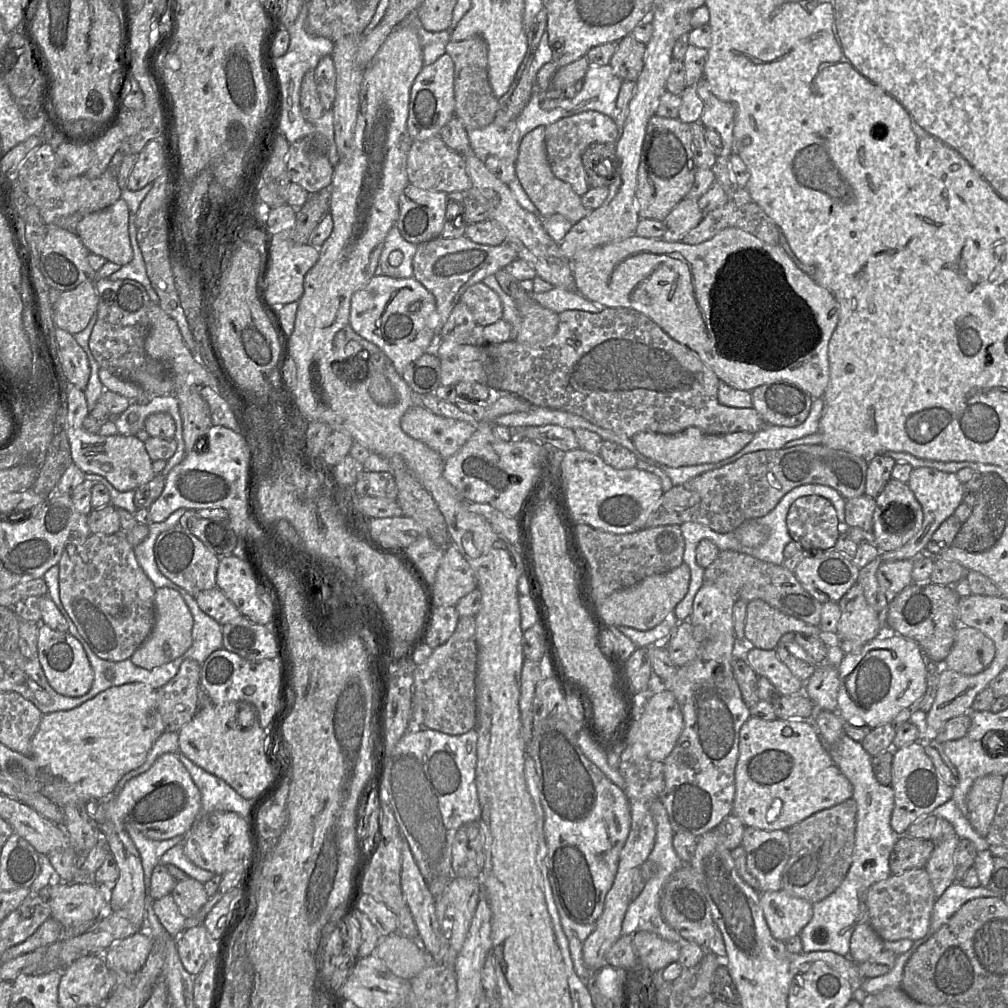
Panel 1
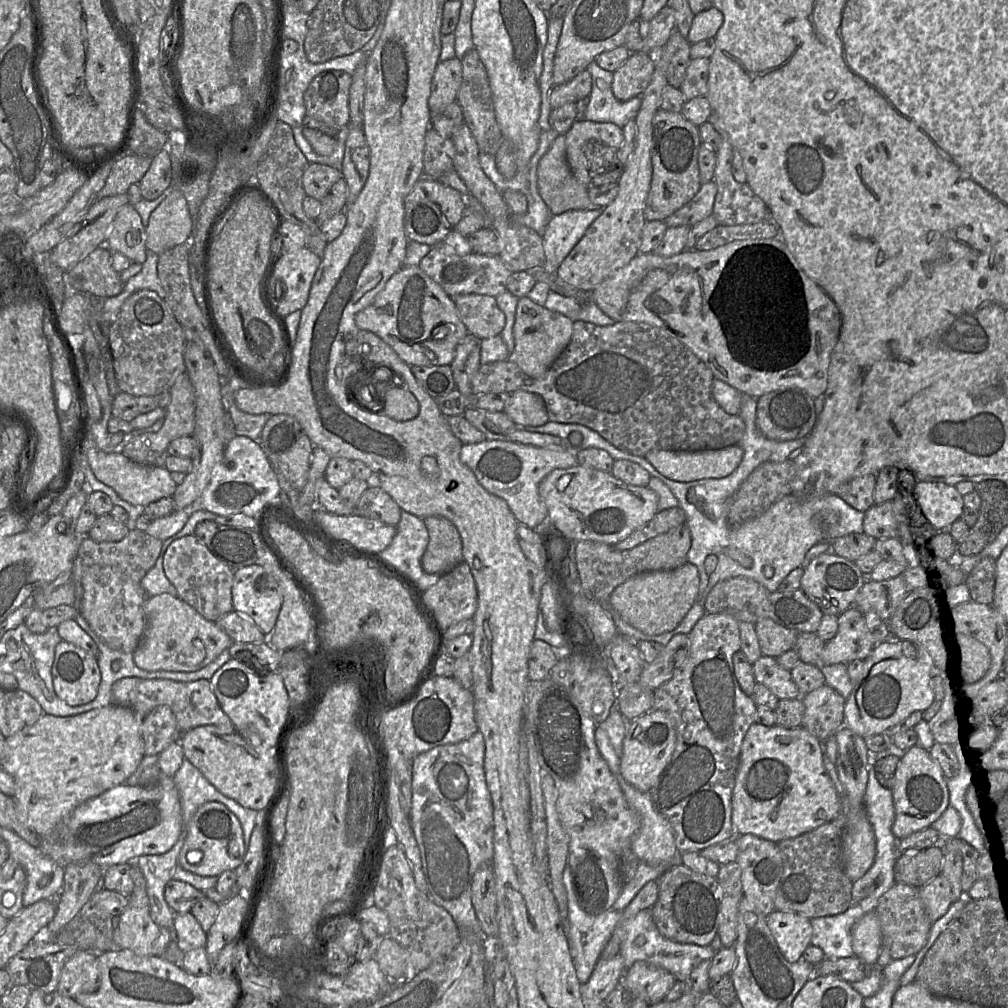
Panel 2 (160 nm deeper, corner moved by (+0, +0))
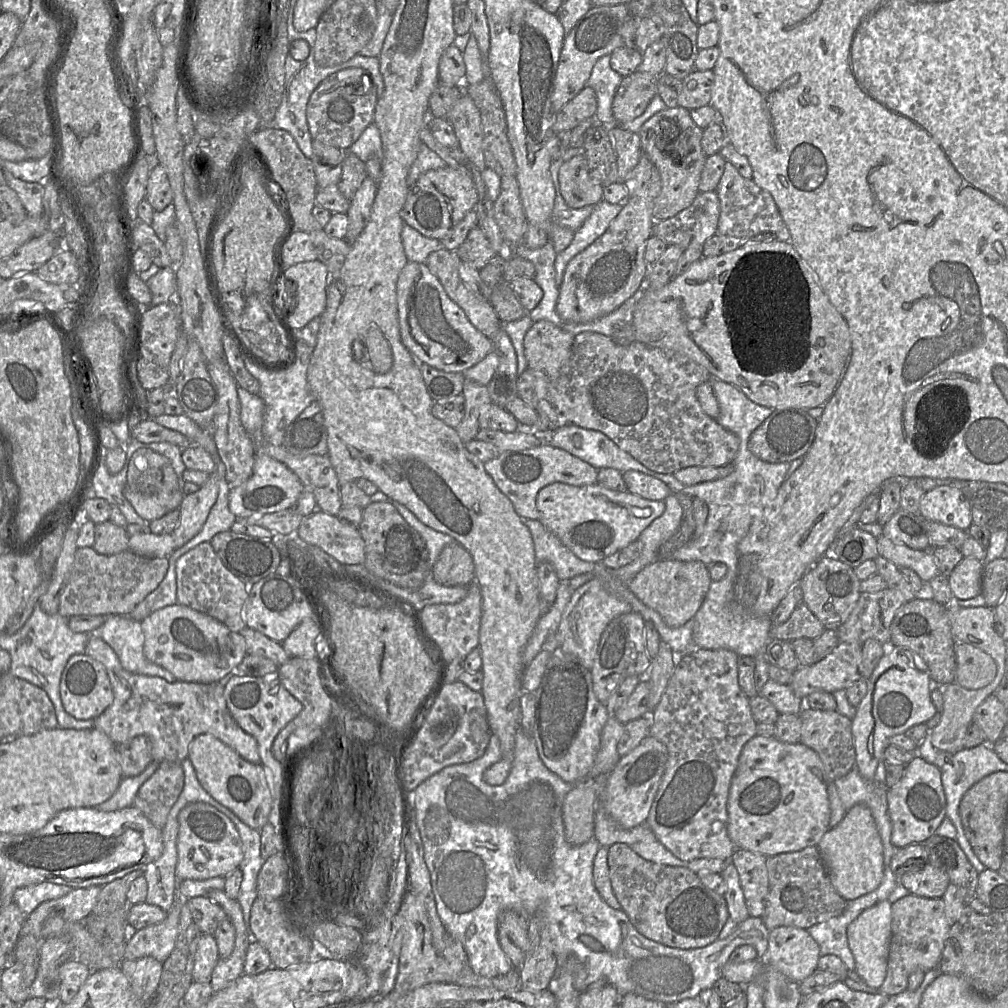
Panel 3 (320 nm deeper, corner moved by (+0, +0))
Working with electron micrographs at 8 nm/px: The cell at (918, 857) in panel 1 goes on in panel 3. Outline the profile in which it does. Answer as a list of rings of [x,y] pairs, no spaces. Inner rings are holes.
[[[931,863],[922,868],[912,869],[900,876],[900,883],[915,896],[923,898],[943,898],[949,885],[945,872]]]

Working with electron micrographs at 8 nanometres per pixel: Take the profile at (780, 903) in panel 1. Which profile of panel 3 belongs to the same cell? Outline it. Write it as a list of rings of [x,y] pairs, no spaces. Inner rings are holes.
[[[780,926],[769,931],[767,966],[801,983],[816,969],[820,947],[806,929]]]

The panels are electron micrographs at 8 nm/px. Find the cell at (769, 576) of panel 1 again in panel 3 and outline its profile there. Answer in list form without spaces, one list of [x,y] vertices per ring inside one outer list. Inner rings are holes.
[[[801,601],[797,604],[787,621],[772,625],[770,636],[781,640],[792,641],[798,638],[817,639],[825,630],[824,625]]]

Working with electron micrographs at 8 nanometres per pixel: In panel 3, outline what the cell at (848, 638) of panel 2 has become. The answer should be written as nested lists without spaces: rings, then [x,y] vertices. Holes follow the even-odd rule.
[[[839,642],[824,658],[809,666],[800,666],[793,672],[790,687],[805,702],[805,698],[813,692],[825,691],[834,693],[847,689],[856,680],[862,678],[862,645],[859,643]]]

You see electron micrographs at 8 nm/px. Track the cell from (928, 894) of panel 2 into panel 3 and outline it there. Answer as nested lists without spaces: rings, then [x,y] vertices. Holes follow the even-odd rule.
[[[909,894],[893,902],[887,973],[879,992],[888,997],[897,995],[907,990],[908,978],[912,973],[938,969],[949,928],[943,898]]]

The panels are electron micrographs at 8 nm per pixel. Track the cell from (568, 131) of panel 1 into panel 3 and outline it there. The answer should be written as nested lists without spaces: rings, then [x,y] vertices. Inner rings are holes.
[[[621,125],[609,127],[608,133],[617,154],[618,180],[624,182],[641,157],[640,137]]]

